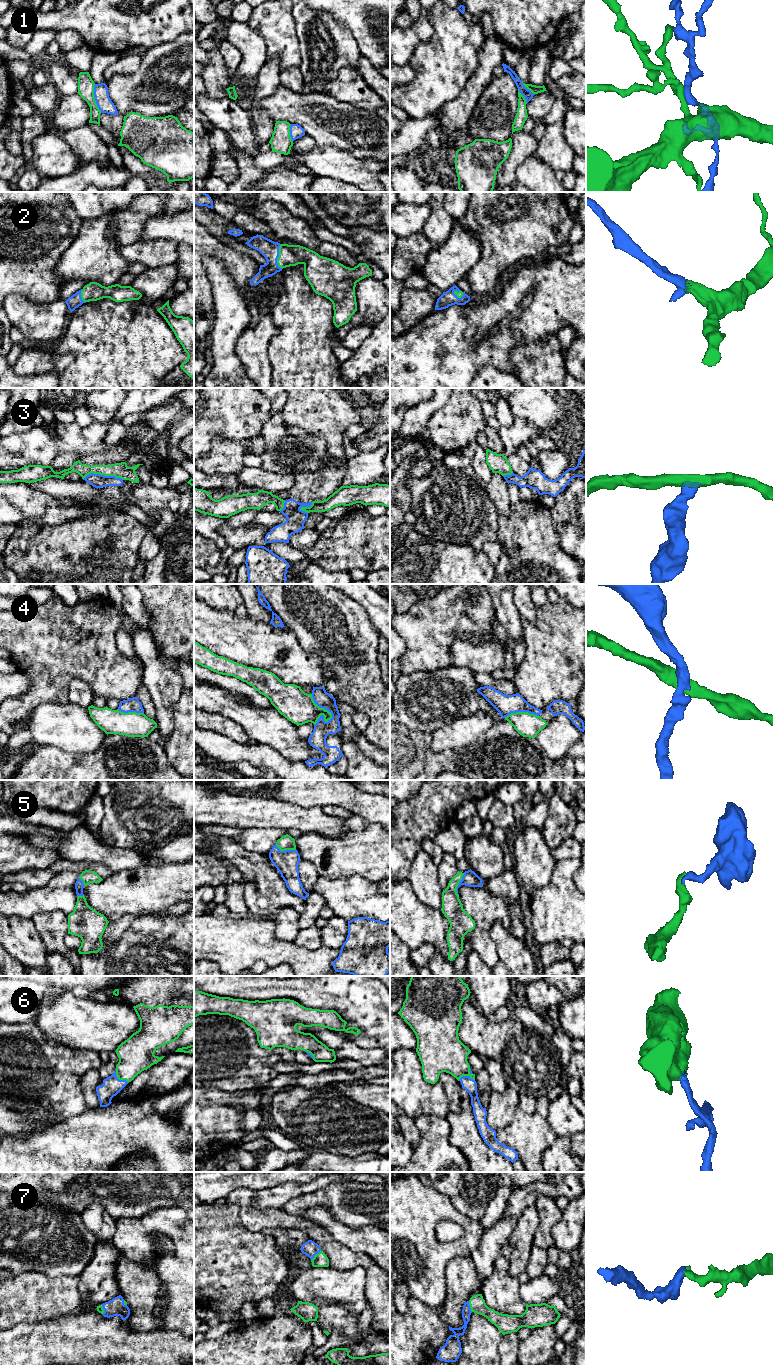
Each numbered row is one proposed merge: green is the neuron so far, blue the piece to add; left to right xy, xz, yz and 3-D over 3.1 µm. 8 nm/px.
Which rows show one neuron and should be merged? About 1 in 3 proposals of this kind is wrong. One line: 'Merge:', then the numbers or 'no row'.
Merge: 2, 5, 6, 7

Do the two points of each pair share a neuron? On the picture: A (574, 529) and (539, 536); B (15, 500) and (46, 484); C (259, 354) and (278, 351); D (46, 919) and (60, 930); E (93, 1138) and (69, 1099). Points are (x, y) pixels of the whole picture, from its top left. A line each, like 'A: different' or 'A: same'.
A: different
B: different
C: different
D: same
E: different

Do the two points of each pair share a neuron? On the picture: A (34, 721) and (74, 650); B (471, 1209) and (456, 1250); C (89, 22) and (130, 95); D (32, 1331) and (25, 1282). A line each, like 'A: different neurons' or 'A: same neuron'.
A: different neurons
B: different neurons
C: different neurons
D: different neurons

